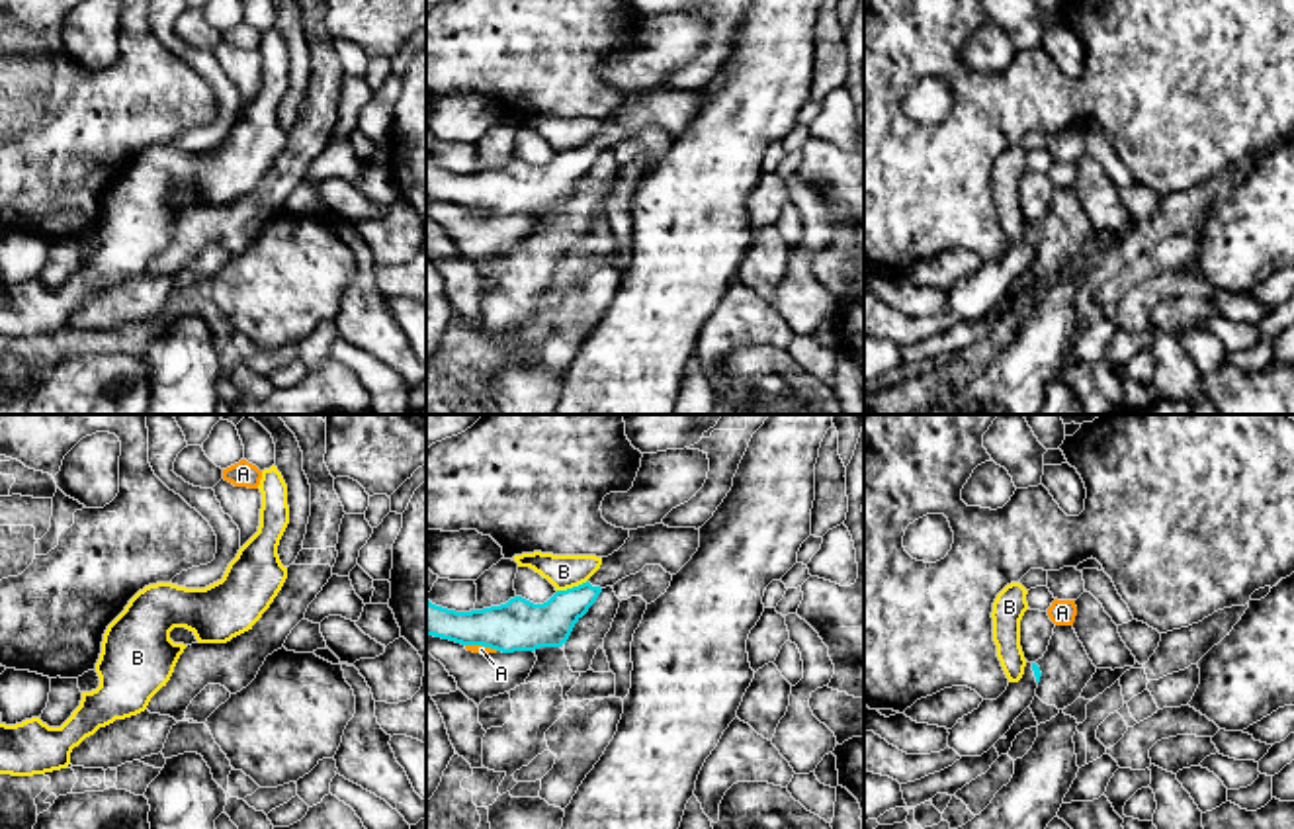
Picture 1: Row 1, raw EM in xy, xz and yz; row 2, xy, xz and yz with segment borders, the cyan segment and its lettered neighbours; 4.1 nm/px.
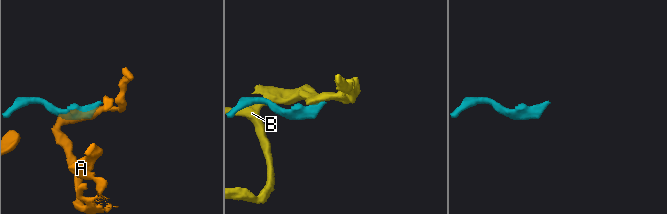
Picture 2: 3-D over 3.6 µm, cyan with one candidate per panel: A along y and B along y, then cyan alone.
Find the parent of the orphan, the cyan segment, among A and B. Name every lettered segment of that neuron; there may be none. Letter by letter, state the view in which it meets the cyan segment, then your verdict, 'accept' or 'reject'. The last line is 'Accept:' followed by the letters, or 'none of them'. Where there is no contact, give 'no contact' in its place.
A: contact in xz; reject
B: contact in xz; reject
Accept: none of them

